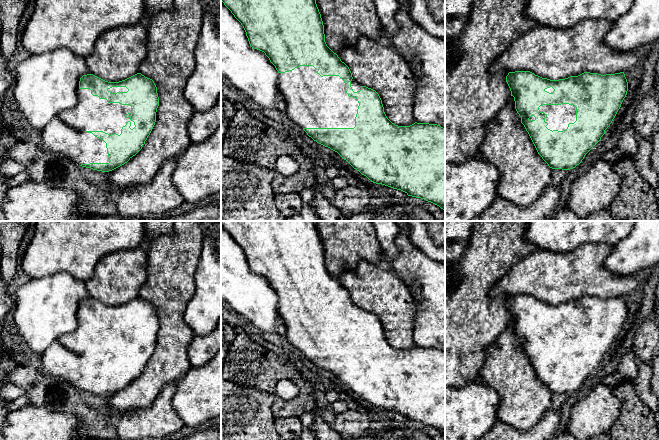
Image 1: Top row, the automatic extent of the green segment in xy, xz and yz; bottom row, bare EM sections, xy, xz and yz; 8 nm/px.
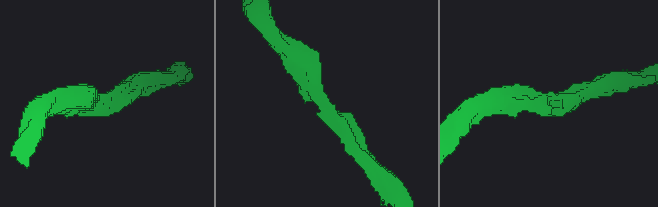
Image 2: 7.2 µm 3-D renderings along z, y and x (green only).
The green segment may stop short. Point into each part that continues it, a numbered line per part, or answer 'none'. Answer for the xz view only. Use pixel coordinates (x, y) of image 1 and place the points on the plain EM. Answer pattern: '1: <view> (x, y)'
1: xz (311, 325)

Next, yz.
1: yz (558, 341)

